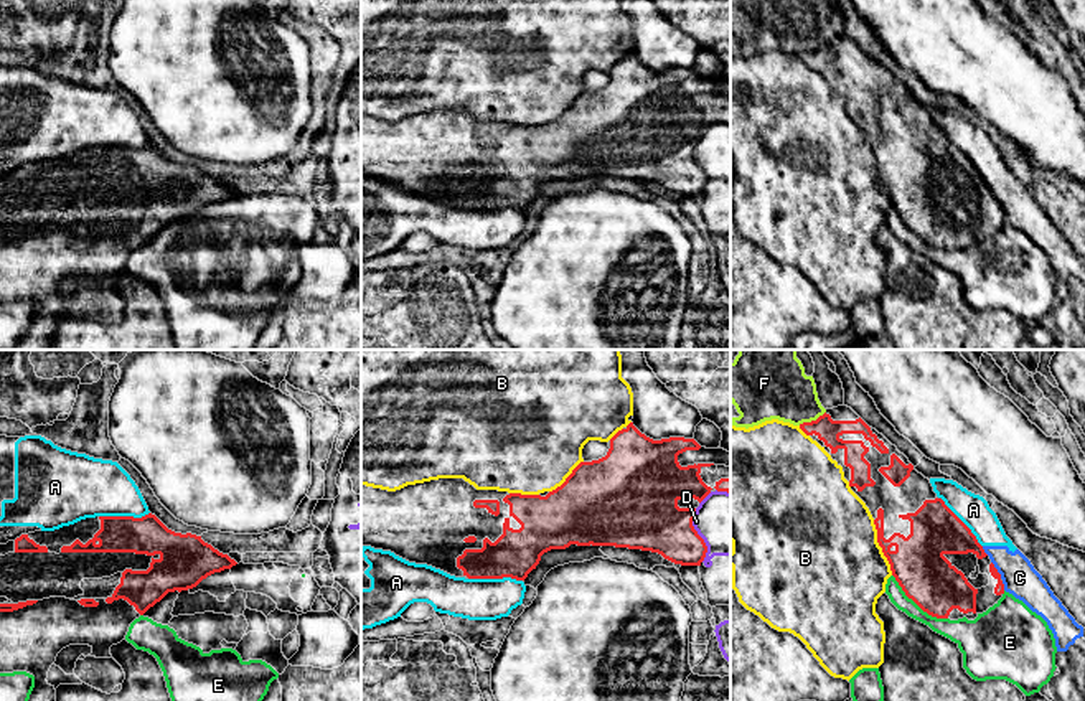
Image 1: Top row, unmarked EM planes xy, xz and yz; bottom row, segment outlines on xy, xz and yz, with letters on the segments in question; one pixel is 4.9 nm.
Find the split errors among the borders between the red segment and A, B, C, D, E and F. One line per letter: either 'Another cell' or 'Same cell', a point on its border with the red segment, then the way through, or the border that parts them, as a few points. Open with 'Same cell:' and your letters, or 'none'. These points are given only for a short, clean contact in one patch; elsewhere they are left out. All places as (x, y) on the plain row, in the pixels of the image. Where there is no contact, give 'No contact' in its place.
Same cell: none
A: Another cell. Touches red at xz (495, 208)
B: Another cell. Touches red at yz (881, 177)
C: Another cell. Touches red at yz (996, 200)
D: Another cell. Touches red at xz (698, 165)
E: Another cell. Touches red at yz (917, 235)
F: Another cell. Touches red at yz (812, 51)

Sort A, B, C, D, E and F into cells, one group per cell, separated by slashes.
A C / B / D / E / F

